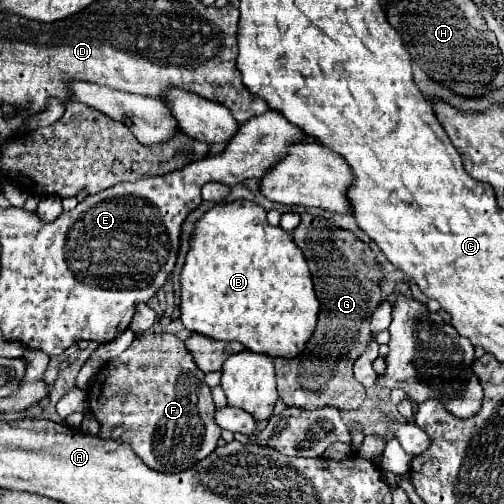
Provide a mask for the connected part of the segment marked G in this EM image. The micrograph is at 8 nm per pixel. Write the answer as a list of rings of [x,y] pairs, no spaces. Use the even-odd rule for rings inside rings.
[[[302,223],[294,229],[292,239],[308,261],[316,297],[320,301],[320,317],[314,337],[298,357],[274,359],[278,395],[288,407],[336,407],[340,411],[360,409],[366,399],[366,391],[360,383],[356,383],[352,365],[368,345],[370,315],[382,301],[382,265],[376,263],[374,253],[366,243],[356,239],[354,233],[334,225],[316,225],[308,229]]]

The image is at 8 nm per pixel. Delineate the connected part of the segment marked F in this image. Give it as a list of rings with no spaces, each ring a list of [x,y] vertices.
[[[142,333],[132,345],[108,361],[94,377],[88,389],[88,405],[100,423],[100,437],[128,443],[134,453],[152,469],[160,473],[180,473],[196,461],[208,457],[216,449],[222,429],[214,423],[214,403],[210,387],[204,383],[204,373],[194,363],[194,357],[172,333]]]

